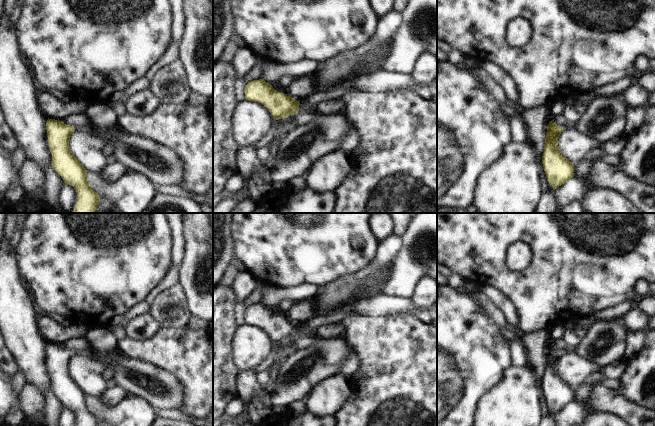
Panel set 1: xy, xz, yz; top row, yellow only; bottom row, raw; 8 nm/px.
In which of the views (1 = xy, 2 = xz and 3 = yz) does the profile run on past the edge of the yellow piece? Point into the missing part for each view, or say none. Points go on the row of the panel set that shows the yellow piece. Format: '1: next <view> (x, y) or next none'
1: next xy (87, 126)
2: next xz (300, 119)
3: next yz (565, 127)

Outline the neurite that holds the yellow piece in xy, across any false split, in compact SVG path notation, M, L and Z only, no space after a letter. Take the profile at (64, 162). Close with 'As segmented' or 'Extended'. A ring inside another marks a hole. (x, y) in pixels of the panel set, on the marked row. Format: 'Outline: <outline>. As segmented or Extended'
Outline: M49 119L46 122L48 143L52 154L52 168L64 179L66 185L76 189L77 202L72 213L97 213L99 195L88 183L87 170L72 154L69 141L74 131L90 128L90 119L83 127L66 125L63 121Z. Extended.

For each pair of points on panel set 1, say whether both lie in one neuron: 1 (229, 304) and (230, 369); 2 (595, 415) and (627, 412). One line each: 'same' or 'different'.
1: same
2: different

